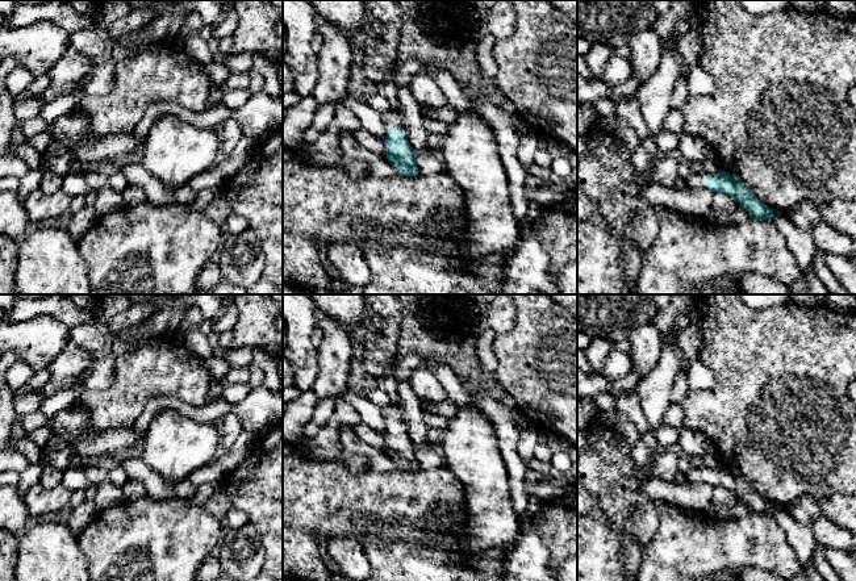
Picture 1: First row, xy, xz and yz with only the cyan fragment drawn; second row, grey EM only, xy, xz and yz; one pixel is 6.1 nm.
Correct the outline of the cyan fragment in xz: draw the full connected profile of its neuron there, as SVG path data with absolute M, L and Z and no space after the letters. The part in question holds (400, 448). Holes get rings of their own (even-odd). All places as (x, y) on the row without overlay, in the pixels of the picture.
M388 404L381 410L387 422L384 442L388 456L402 471L417 469L416 446L408 435L408 426L402 422L402 409L396 404Z

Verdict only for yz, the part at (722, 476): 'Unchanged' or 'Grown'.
Grown

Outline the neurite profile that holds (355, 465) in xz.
M347 457L343 459L346 463L347 469L352 473L352 475L359 475L363 473L368 469L368 461L363 457Z

